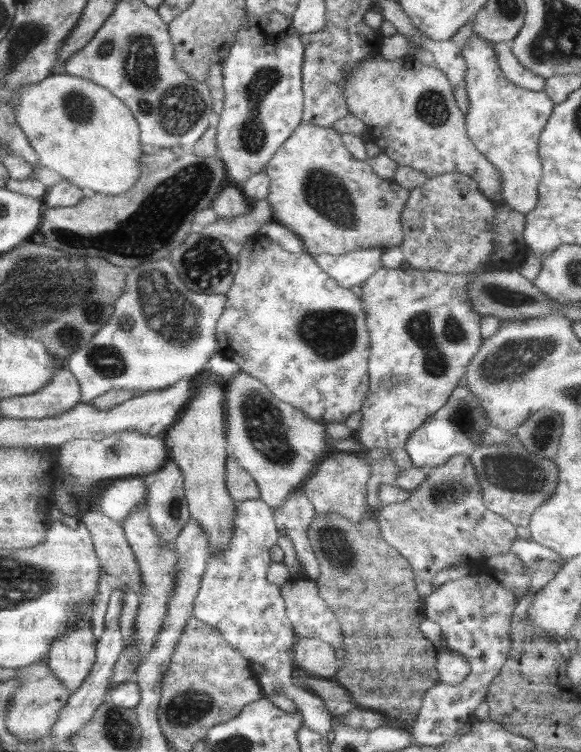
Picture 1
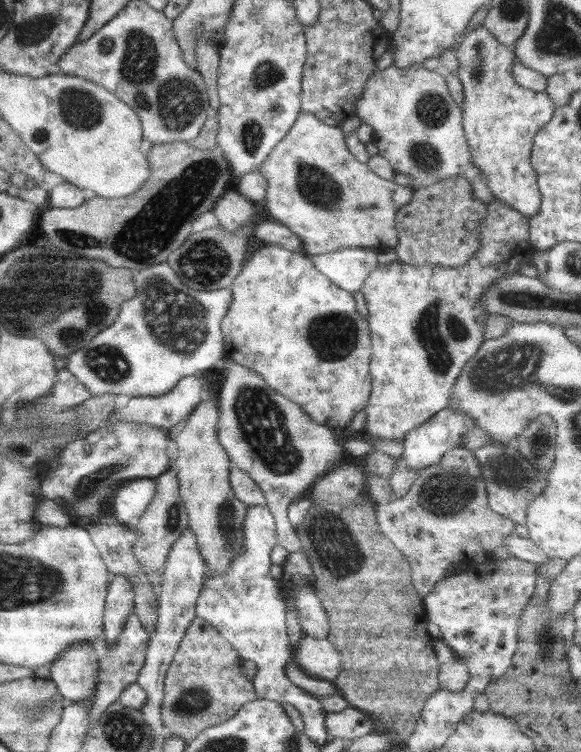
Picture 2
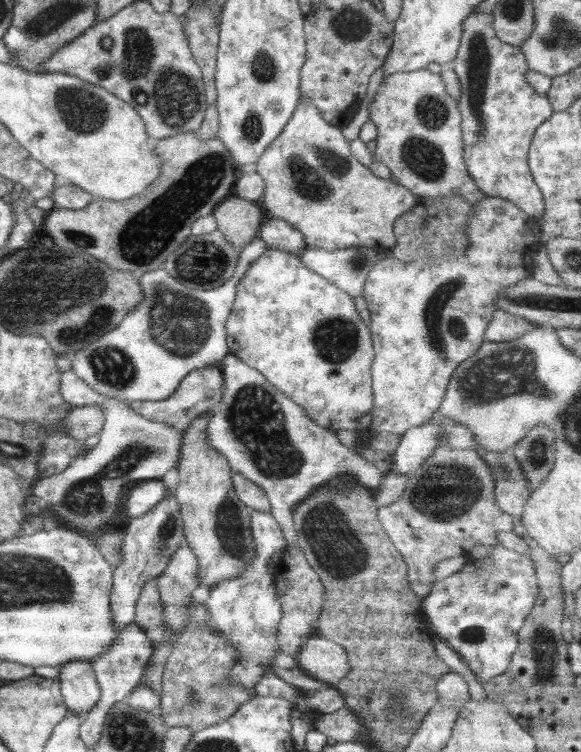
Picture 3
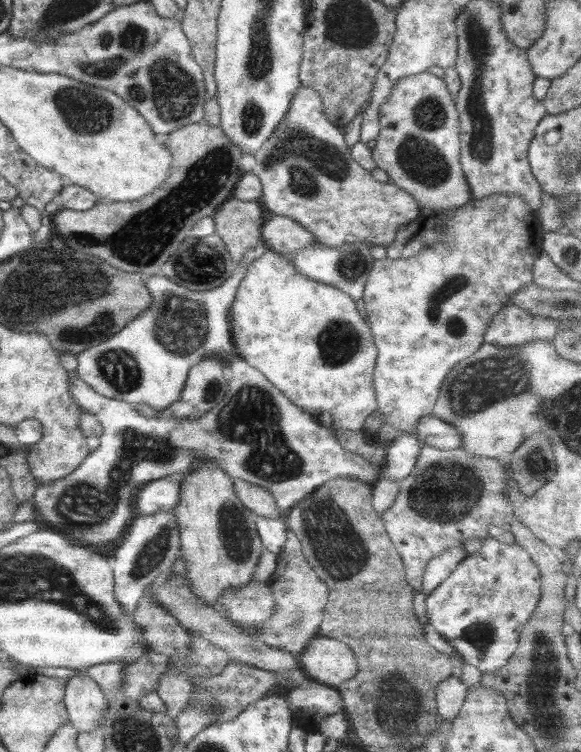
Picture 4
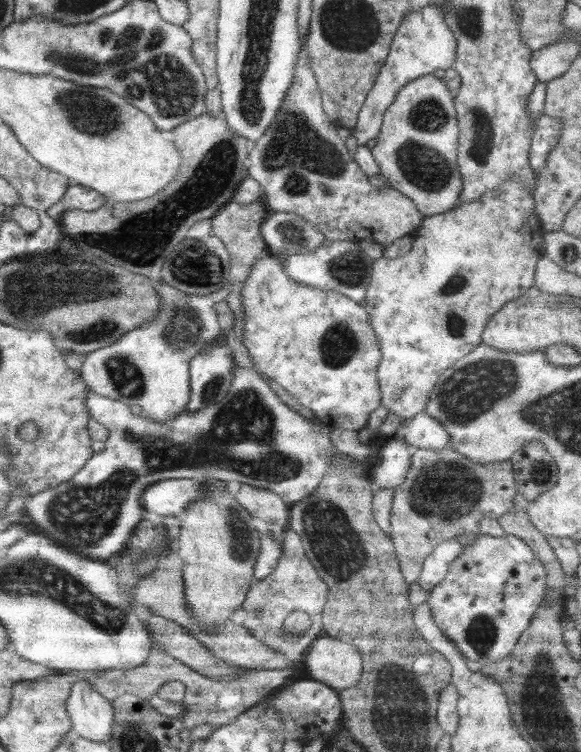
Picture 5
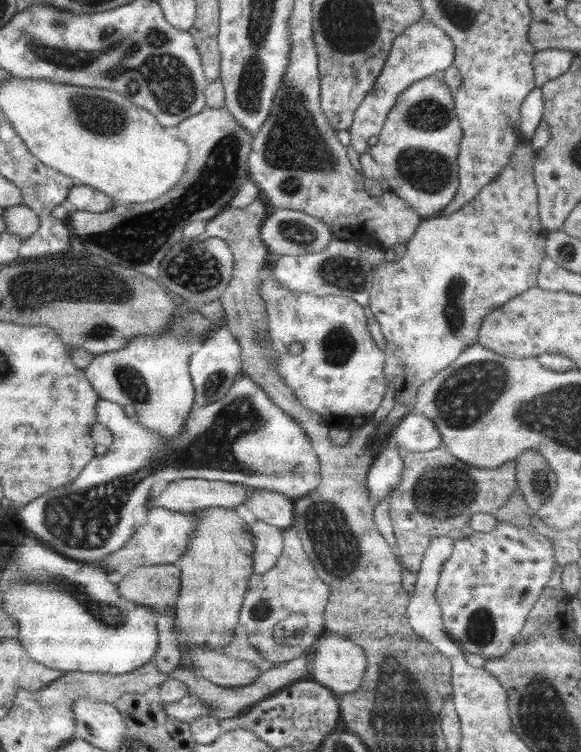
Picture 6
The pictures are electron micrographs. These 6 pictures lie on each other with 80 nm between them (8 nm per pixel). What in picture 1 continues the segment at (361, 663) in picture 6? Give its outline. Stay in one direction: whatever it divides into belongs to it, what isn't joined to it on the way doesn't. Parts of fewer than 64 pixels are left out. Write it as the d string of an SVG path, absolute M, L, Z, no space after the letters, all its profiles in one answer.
M297 638L293 645L293 662L312 677L334 679L338 671L335 648L317 638Z

